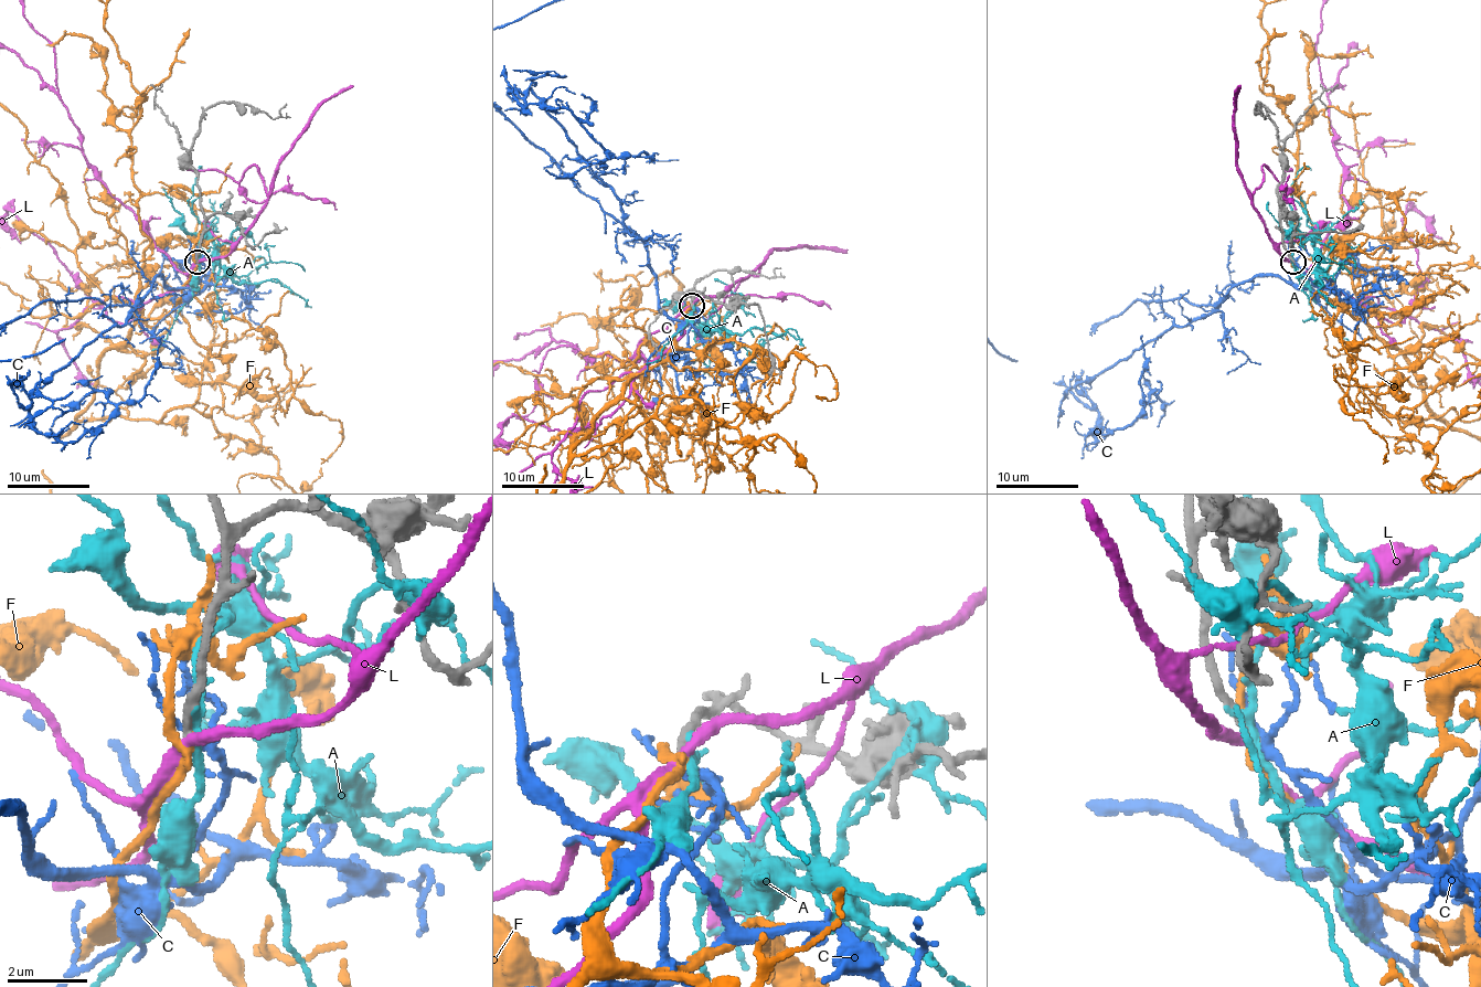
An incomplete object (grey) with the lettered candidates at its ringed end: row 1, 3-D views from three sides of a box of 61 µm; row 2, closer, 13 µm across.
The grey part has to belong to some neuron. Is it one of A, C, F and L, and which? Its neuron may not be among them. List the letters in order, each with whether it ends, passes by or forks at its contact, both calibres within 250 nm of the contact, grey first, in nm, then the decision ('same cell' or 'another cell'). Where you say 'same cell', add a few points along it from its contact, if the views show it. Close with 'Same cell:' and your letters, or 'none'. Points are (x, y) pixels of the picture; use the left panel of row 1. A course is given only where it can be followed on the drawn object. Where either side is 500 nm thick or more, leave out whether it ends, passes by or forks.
A: it passes by; calibres 280 and 200 nm; another cell
C: it forks; calibres 200 and 190 nm; another cell
F: it passes by; calibres 200 and 240 nm; same cell
L: it passes by; calibres 200 and 280 nm; another cell
Same cell: F

